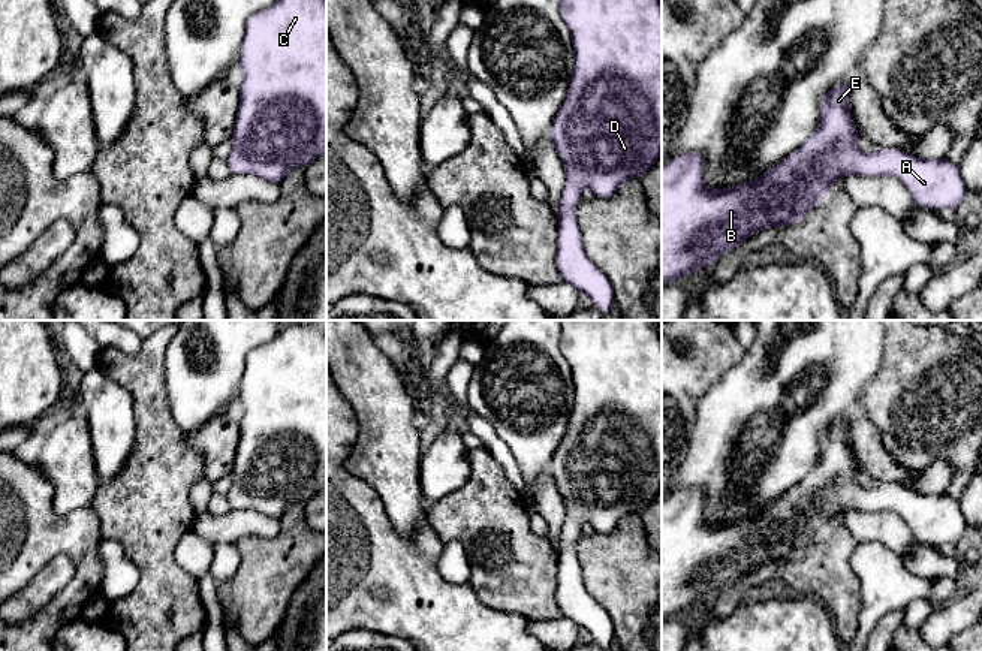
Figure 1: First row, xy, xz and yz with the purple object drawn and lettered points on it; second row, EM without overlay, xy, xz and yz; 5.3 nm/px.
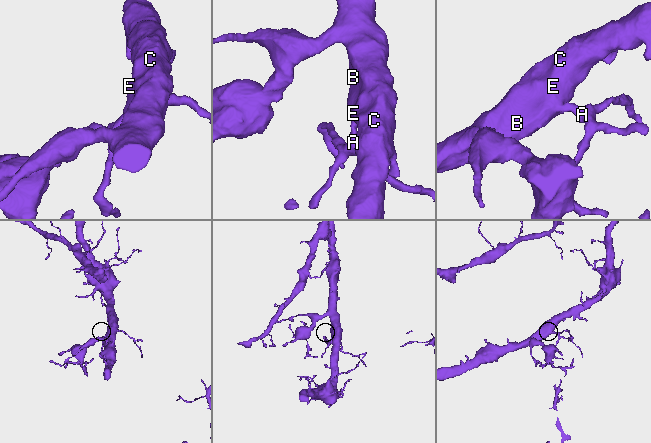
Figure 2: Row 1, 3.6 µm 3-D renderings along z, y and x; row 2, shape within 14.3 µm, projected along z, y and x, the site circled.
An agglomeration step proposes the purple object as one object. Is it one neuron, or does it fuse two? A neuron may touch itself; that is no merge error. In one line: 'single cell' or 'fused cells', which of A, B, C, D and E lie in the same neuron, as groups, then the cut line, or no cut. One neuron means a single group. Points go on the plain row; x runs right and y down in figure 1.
single cell; A B C D E; no cut

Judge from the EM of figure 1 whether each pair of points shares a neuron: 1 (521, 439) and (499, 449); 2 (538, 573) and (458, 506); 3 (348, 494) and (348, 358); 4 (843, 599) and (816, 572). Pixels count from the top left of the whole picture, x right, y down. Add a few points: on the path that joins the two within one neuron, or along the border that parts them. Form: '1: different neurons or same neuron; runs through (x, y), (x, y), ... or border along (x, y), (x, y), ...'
1: different neurons; border along (484, 418), (506, 446), (523, 476)
2: same neuron; runs through (514, 549), (514, 532), (499, 529), (482, 514)
3: different neurons; border along (357, 436), (345, 467), (376, 491)
4: same neuron; runs through (837, 593), (822, 578)

